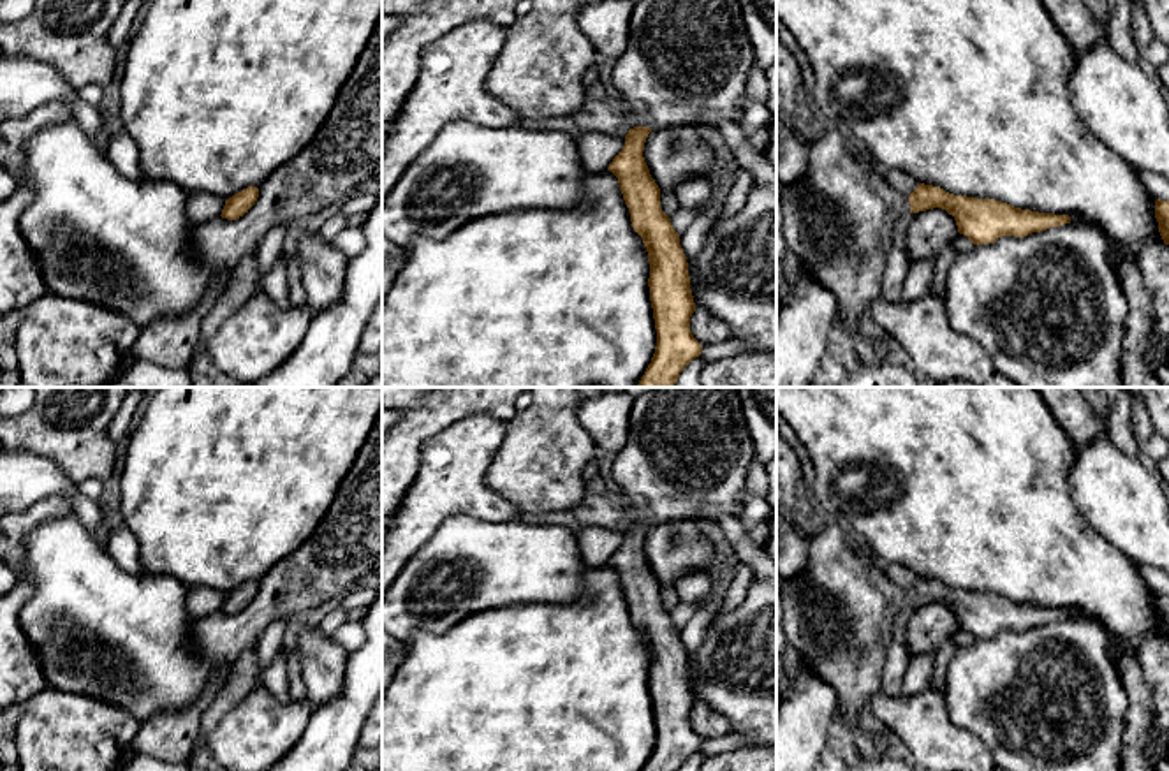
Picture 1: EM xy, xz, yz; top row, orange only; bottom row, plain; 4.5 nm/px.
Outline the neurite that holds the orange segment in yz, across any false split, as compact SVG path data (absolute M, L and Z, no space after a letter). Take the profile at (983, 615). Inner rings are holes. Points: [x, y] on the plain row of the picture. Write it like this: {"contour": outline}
{"contour": "M836 523L822 525L806 540L806 569L780 581L782 628L801 664L833 687L838 713L852 727L859 725L863 708L880 692L893 621L903 609L942 602L974 639L1070 618L1069 609L954 590L924 577L905 590L861 556Z"}

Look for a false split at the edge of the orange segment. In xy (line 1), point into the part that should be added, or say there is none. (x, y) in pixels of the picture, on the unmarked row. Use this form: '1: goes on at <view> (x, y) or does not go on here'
1: does not go on here

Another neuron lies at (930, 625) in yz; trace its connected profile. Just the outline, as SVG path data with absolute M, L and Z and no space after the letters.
M933 602L914 607L907 625L910 658L915 655L933 655L956 628L956 614L945 604Z

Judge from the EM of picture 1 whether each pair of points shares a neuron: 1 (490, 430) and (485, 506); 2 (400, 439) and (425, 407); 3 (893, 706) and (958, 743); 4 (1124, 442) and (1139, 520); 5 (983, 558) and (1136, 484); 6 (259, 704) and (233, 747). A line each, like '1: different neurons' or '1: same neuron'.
1: same neuron
2: same neuron
3: same neuron
4: different neurons
5: different neurons
6: same neuron

